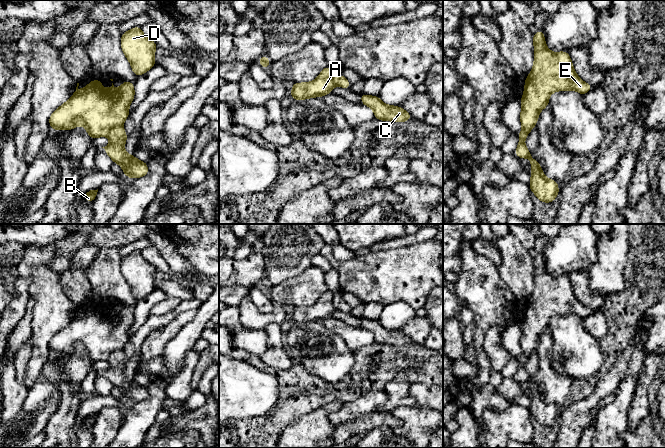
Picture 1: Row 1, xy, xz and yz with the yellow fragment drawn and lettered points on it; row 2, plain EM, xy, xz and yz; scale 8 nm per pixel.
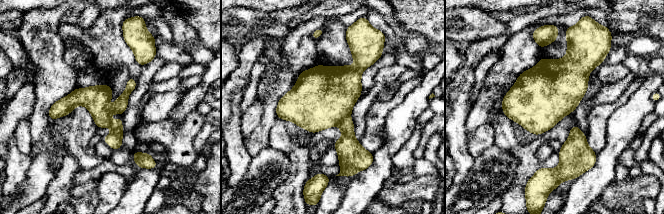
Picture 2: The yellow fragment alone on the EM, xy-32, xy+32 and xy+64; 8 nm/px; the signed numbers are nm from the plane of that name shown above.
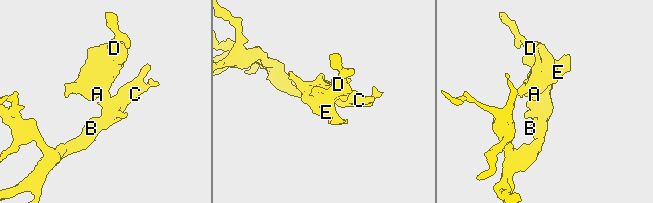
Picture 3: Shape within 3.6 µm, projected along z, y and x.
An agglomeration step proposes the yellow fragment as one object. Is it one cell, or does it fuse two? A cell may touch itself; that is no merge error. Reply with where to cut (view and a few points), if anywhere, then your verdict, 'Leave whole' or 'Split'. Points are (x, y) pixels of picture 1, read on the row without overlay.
Split along xy (121, 349), (115, 350), (107, 359). Split

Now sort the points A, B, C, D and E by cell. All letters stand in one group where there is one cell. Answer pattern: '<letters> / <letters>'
A D E / B C

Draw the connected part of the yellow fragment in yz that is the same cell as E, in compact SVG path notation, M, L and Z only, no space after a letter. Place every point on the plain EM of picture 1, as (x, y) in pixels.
M544 255L533 259L534 288L525 304L524 318L520 323L520 346L529 357L539 342L542 333L548 331L549 321L555 315L575 314L582 320L593 313L576 298L568 276L554 278L545 267Z

